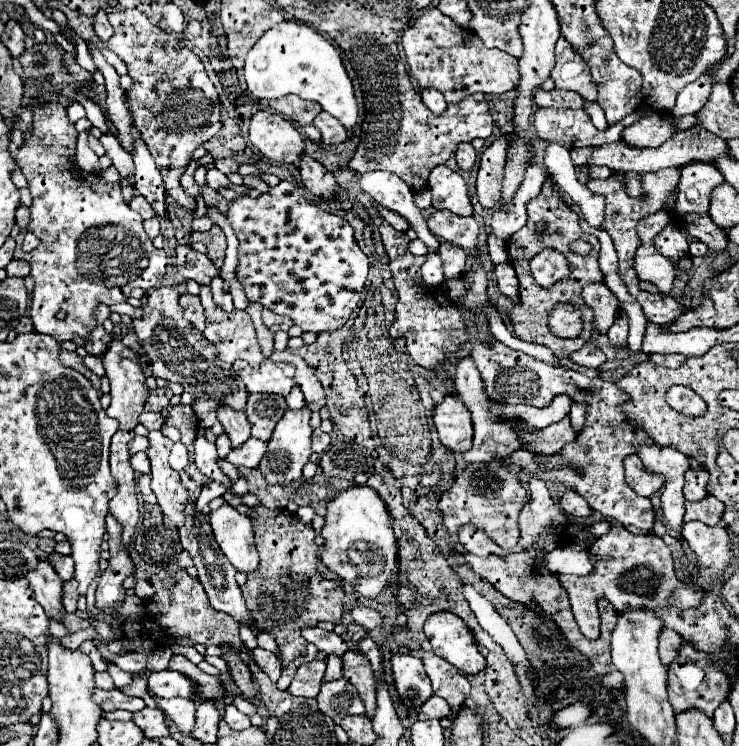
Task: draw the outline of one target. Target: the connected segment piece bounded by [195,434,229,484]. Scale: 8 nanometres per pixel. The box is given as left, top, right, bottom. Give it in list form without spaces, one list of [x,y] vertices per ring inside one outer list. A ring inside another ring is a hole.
[[[203,434],[195,436],[195,464],[207,476],[221,484],[229,484],[229,478],[217,466],[217,446],[209,442]]]

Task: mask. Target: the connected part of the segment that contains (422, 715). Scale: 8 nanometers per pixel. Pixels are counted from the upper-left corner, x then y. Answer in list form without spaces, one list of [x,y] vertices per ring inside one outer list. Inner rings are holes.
[[[431,696],[425,704],[423,704],[423,708],[421,708],[421,712],[419,712],[419,720],[431,720],[431,718],[437,718],[437,720],[441,720],[441,718],[449,718],[451,716],[451,708],[449,708],[449,704],[443,700],[443,698],[439,698],[439,696]]]

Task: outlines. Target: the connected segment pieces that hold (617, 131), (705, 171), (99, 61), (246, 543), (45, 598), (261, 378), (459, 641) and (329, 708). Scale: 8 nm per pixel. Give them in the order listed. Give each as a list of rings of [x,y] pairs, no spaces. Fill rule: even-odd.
[[[539,108],[535,114],[537,136],[545,142],[565,144],[567,148],[577,146],[599,146],[607,142],[617,142],[625,126],[633,124],[639,118],[639,110],[629,114],[625,120],[609,126],[607,130],[598,130],[589,120],[589,114],[581,110],[561,110],[561,108]]]
[[[687,162],[681,166],[677,184],[677,214],[705,214],[709,210],[709,196],[715,186],[723,182],[721,172],[705,162]]]
[[[89,42],[91,46],[91,56],[95,60],[95,66],[103,72],[105,76],[105,88],[107,88],[107,100],[105,100],[105,116],[109,122],[113,122],[113,126],[117,128],[117,136],[121,140],[121,146],[129,152],[133,152],[133,134],[131,134],[131,118],[129,112],[125,108],[123,102],[123,90],[119,88],[119,76],[115,74],[115,70],[105,62],[105,58],[101,56],[99,48]]]
[[[229,504],[209,512],[209,524],[221,552],[241,572],[251,572],[259,564],[257,548],[253,542],[253,524],[249,516],[239,514]]]
[[[41,560],[37,564],[37,570],[29,572],[25,578],[29,580],[37,602],[43,606],[45,614],[53,620],[59,620],[63,624],[63,608],[61,608],[61,596],[63,596],[63,580],[57,576],[51,564],[47,560]]]
[[[235,360],[233,370],[245,382],[247,392],[251,392],[251,394],[265,392],[265,394],[287,396],[293,388],[295,366],[289,362],[265,360],[257,370],[252,370],[246,361]]]
[[[447,610],[433,612],[425,622],[425,636],[433,652],[459,668],[465,676],[477,674],[485,668],[485,658],[477,650],[477,642],[469,626]]]
[[[339,678],[333,682],[323,682],[321,692],[317,696],[321,712],[339,720],[349,714],[365,714],[365,706],[349,680]]]

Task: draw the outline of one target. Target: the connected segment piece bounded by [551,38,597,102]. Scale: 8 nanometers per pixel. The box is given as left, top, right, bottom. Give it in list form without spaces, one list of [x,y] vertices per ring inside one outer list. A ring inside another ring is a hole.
[[[565,38],[557,40],[555,56],[557,56],[557,64],[551,74],[555,88],[579,92],[585,100],[595,102],[597,100],[597,84],[593,84],[589,66],[585,64],[585,60],[581,60],[581,56],[569,46],[569,42]]]

